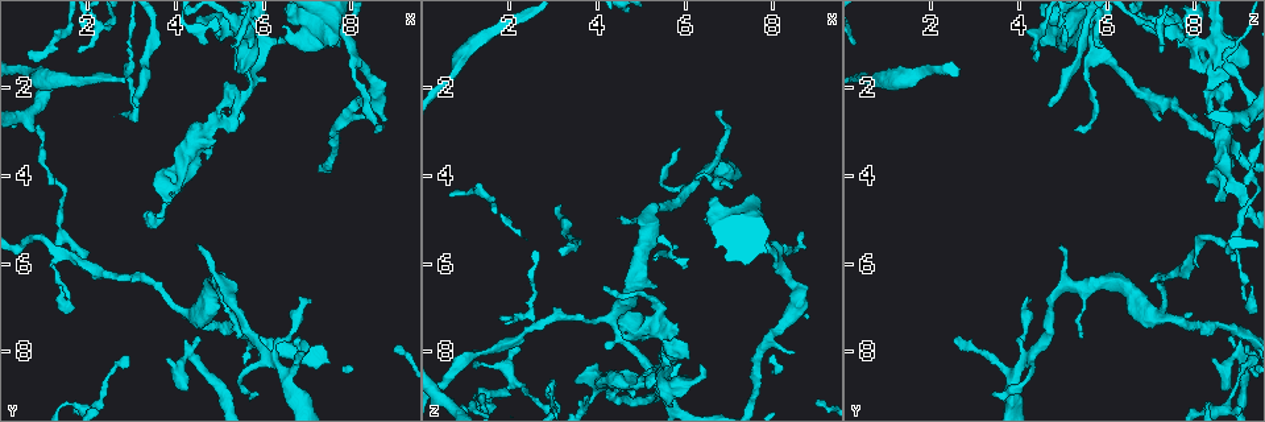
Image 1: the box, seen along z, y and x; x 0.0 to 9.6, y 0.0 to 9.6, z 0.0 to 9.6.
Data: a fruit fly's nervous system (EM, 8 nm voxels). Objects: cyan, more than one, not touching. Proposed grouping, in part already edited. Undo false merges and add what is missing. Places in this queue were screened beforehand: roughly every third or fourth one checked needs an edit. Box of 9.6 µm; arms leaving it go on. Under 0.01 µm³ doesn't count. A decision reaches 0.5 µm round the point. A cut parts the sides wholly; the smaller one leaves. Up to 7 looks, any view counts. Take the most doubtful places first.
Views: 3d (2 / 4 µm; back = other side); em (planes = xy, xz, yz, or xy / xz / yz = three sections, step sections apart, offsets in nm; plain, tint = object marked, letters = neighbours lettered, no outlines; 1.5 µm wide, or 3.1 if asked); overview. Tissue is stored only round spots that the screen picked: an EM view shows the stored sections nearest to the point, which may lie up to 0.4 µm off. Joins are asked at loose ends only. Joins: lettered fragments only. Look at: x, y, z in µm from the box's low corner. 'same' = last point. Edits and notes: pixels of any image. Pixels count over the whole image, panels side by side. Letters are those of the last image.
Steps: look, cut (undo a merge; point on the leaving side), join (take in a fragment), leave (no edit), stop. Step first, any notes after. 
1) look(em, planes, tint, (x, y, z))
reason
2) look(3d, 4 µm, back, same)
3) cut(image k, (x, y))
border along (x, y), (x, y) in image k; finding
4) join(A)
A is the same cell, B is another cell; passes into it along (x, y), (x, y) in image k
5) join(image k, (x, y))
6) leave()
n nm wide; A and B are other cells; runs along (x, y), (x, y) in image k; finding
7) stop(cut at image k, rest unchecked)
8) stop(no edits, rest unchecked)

look(em, xy, step 8, plain, (1.75, 1.20, 7.30))
tapers out

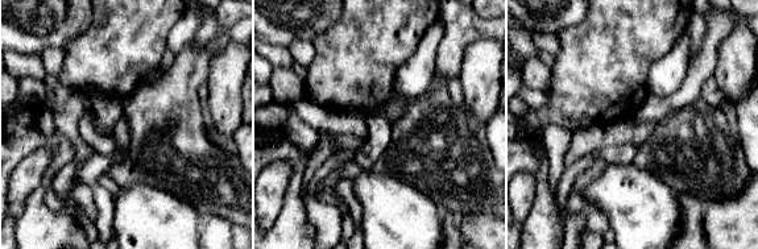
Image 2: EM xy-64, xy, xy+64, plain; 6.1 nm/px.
look(em, xy, step 8, letters, same)

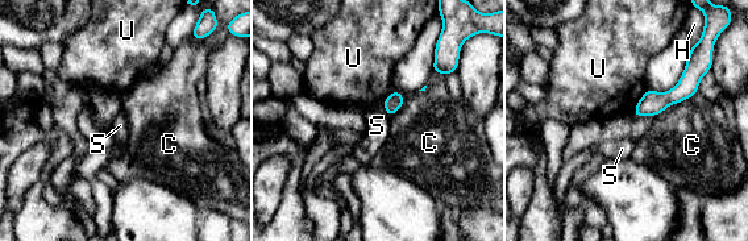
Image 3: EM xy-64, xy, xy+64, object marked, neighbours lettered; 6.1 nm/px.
leave()
100 nm wide; C, H, S and U are other cells; border along (647, 88), (631, 113) in image 3; no lettered fragment goes on from it

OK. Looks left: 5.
look(em, planes, letters, (6.40, 1.00, 8.25))
tapers out

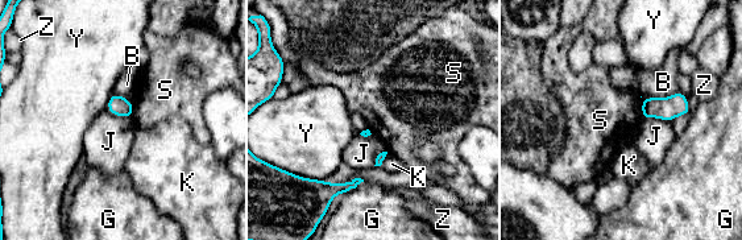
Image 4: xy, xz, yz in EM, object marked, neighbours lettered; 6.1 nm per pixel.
leave()
B, G, J, K, S, Y and Z are other cells; border along (639, 96), (641, 116), (643, 119) in image 4; no lettered fragment goes on from it

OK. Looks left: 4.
look(em, planes, tint, (5.05, 2.60, 8.80))
closes a loop

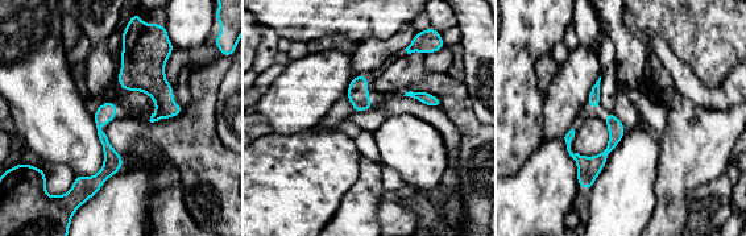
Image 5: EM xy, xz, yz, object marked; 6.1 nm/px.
look(em, planes, letters, same)

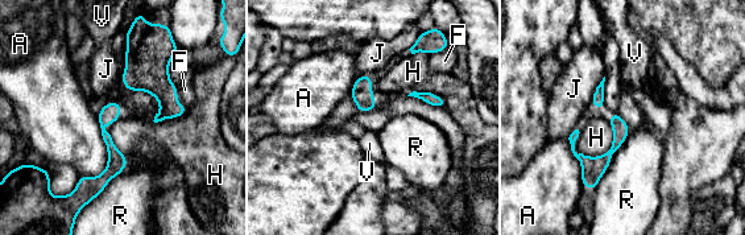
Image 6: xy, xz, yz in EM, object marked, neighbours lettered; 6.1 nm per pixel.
leave()
R touches over 380 nm; A, F, H, J, R and V are other cells; continuous, no second cell

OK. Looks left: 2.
stop(no edits, rest unchecked)

